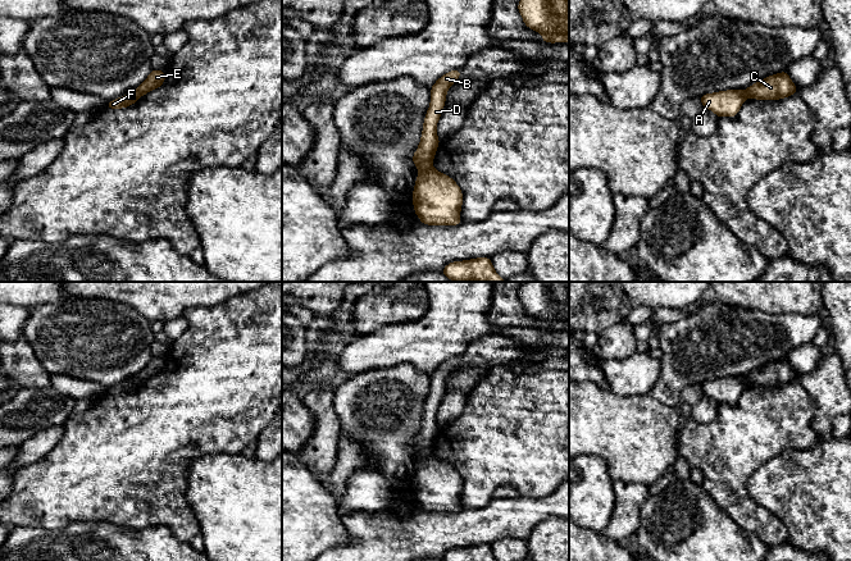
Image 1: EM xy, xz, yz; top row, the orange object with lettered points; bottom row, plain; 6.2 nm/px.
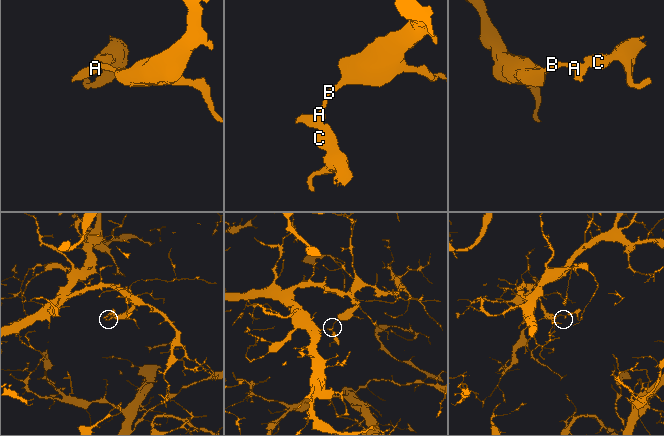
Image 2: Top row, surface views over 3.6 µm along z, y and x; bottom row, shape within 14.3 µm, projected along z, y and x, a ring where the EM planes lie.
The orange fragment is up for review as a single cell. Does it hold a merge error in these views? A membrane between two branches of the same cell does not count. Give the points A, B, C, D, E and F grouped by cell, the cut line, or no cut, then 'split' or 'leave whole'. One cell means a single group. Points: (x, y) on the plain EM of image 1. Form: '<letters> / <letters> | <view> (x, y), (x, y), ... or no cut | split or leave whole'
A B D F / C E | xz (431, 451), (419, 457) | split

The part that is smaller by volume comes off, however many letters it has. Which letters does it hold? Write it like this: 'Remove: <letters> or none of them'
Remove: C, E

